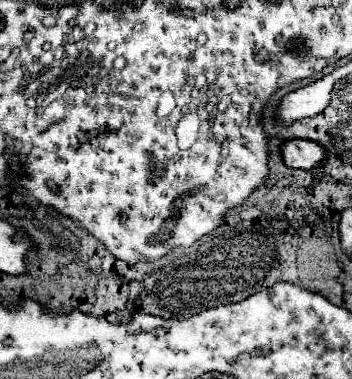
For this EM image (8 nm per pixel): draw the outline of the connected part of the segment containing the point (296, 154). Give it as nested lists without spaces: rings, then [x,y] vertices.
[[[307,139],[287,141],[281,149],[283,149],[285,165],[293,169],[305,169],[305,171],[315,169],[329,157],[327,149],[321,143],[307,141]]]

